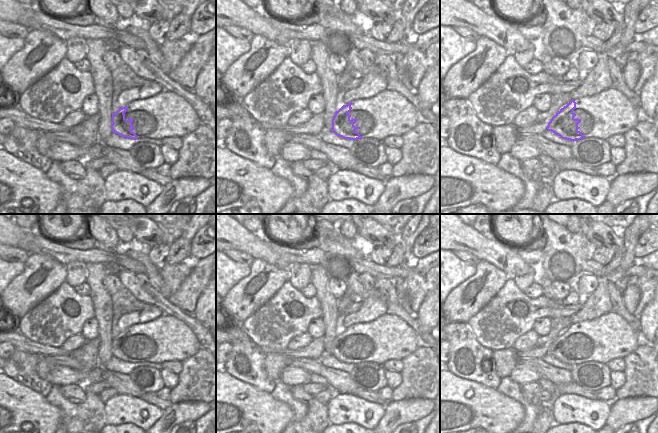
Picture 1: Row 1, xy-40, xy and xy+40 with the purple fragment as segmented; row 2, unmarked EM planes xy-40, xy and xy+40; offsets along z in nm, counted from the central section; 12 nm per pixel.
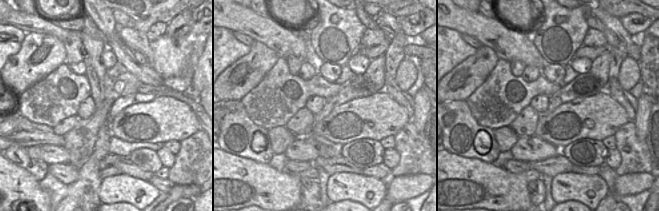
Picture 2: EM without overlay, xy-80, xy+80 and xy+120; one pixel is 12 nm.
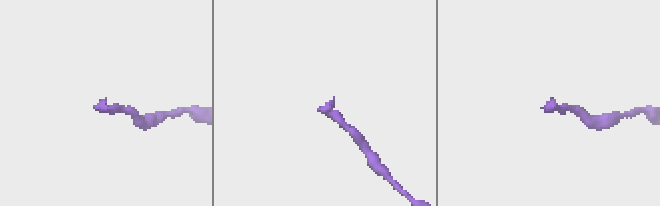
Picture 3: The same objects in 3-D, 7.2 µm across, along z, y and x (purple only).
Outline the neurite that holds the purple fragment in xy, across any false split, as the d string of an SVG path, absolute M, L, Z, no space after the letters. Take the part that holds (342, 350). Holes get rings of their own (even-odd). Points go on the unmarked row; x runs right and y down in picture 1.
M350 326L347 329L343 329L338 335L336 335L332 343L331 355L337 360L342 361L344 363L362 363L363 361L355 355L356 353L360 353L360 351L354 350L358 343L351 344L351 339L348 338L352 333L352 328L353 327Z

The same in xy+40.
M571 324L566 330L561 332L548 347L547 355L551 355L562 363L573 366L586 362L586 360L578 354L580 352L578 348L581 346L581 343L574 342L576 338L573 334L576 333L576 328L575 324Z

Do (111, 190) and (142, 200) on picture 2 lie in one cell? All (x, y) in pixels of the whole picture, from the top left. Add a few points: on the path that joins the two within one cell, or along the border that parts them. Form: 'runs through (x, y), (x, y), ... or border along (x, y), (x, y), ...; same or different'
runs through (122, 189), (144, 189); same

